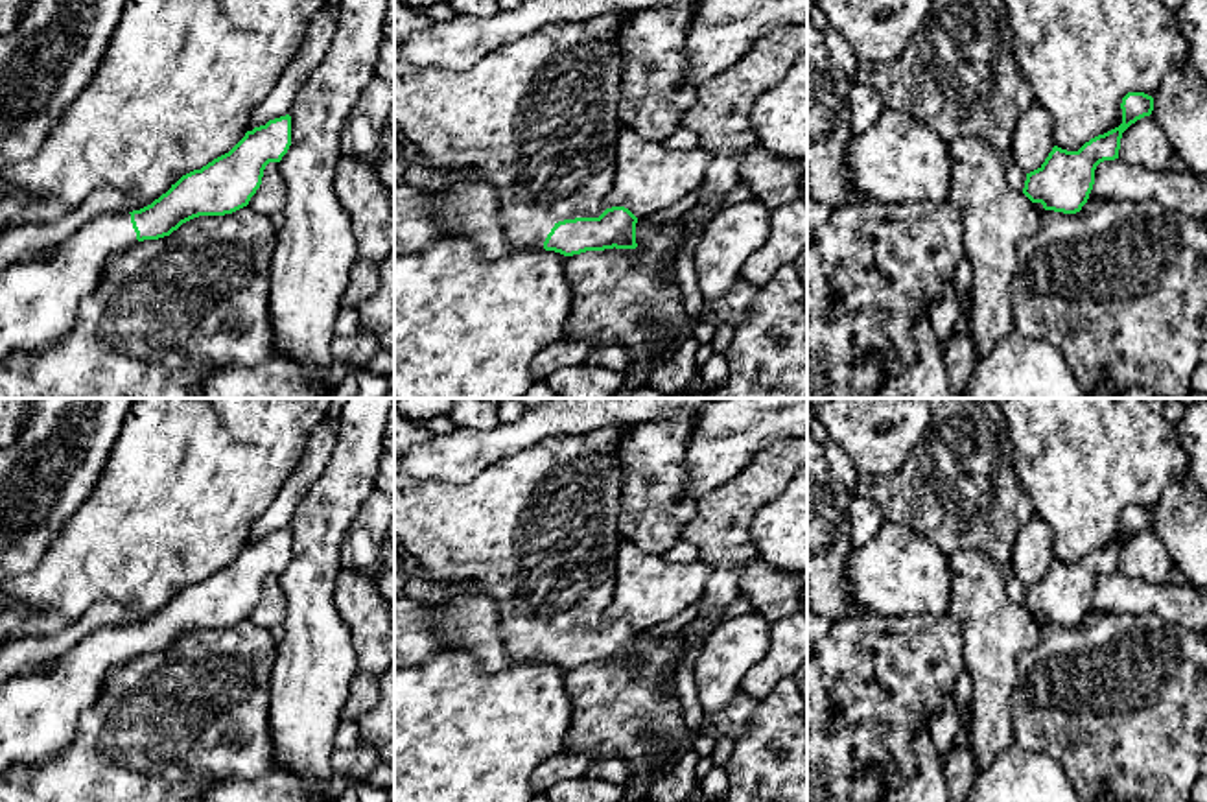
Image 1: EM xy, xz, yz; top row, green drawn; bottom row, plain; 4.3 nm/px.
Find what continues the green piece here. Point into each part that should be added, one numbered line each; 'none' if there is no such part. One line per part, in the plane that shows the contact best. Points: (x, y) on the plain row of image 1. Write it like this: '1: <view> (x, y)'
1: xz (537, 531)

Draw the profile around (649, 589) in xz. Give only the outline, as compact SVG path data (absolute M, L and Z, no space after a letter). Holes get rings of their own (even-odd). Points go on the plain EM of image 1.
M619 535L615 553L615 590L604 610L606 621L625 619L638 632L673 618L695 605L709 581L711 566L702 559L669 562L641 551Z

